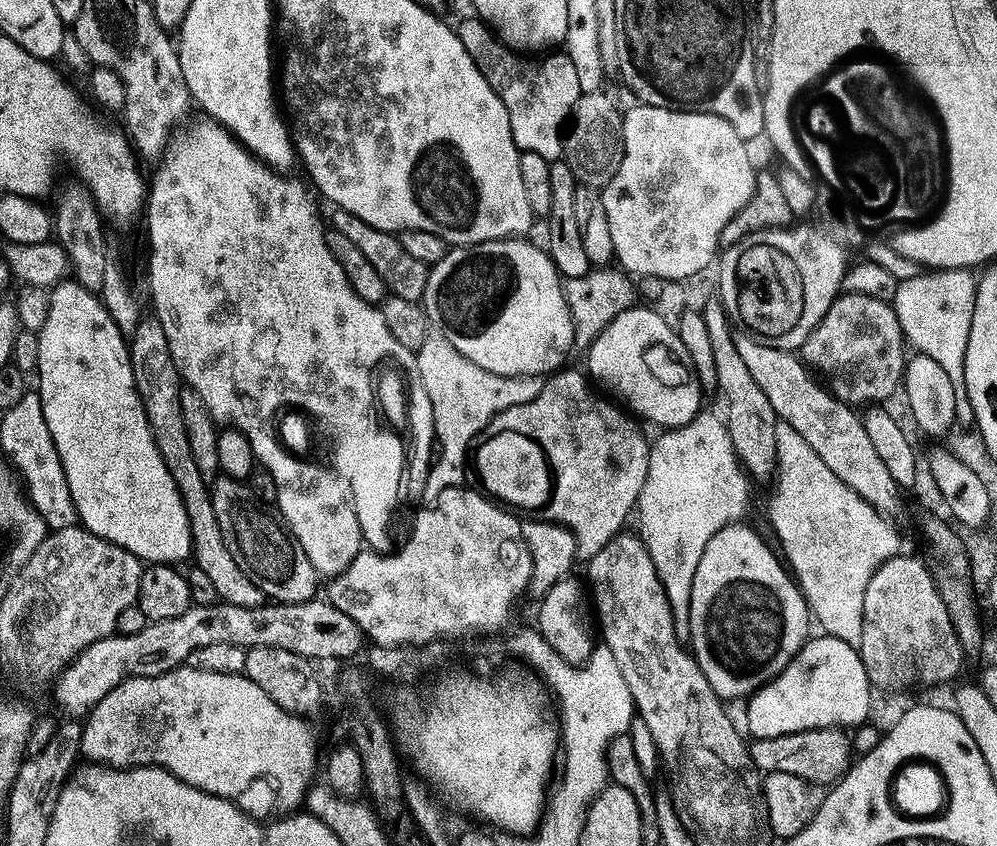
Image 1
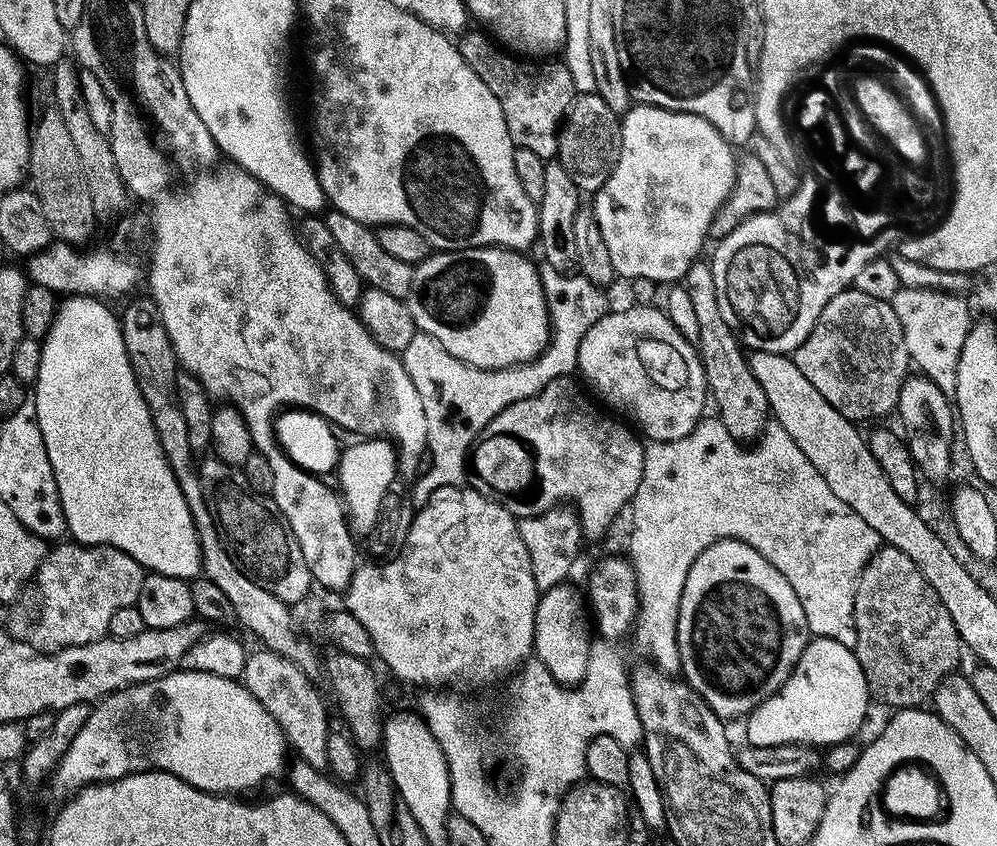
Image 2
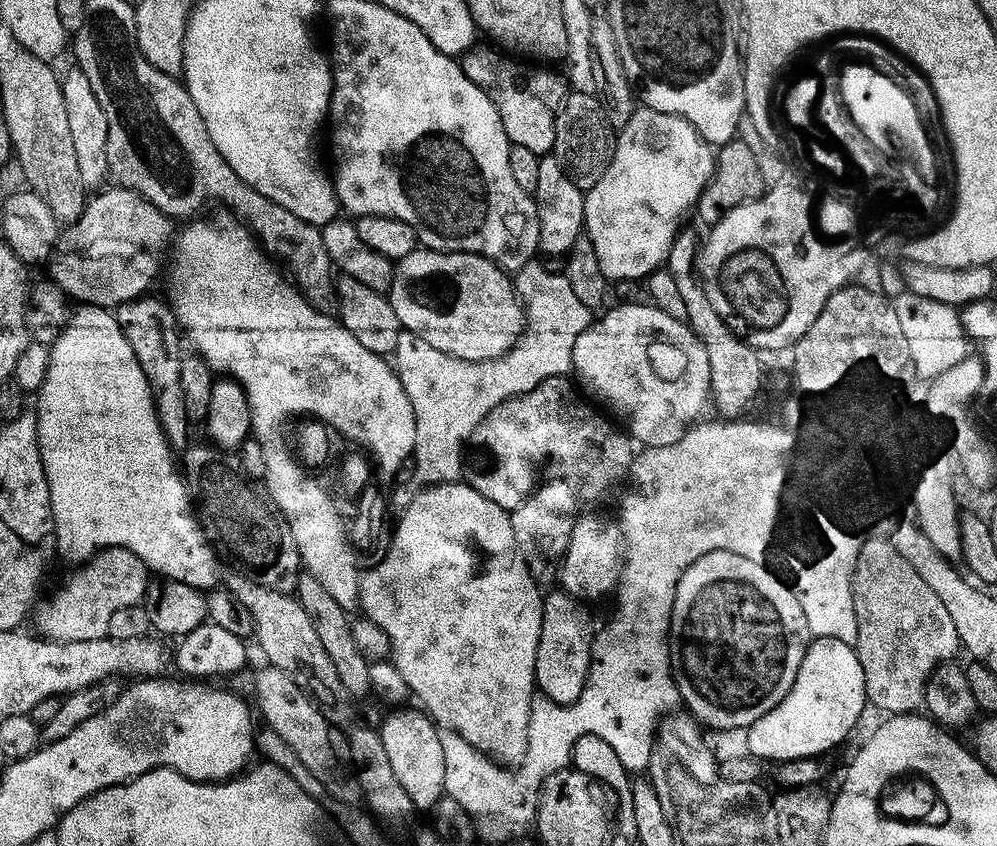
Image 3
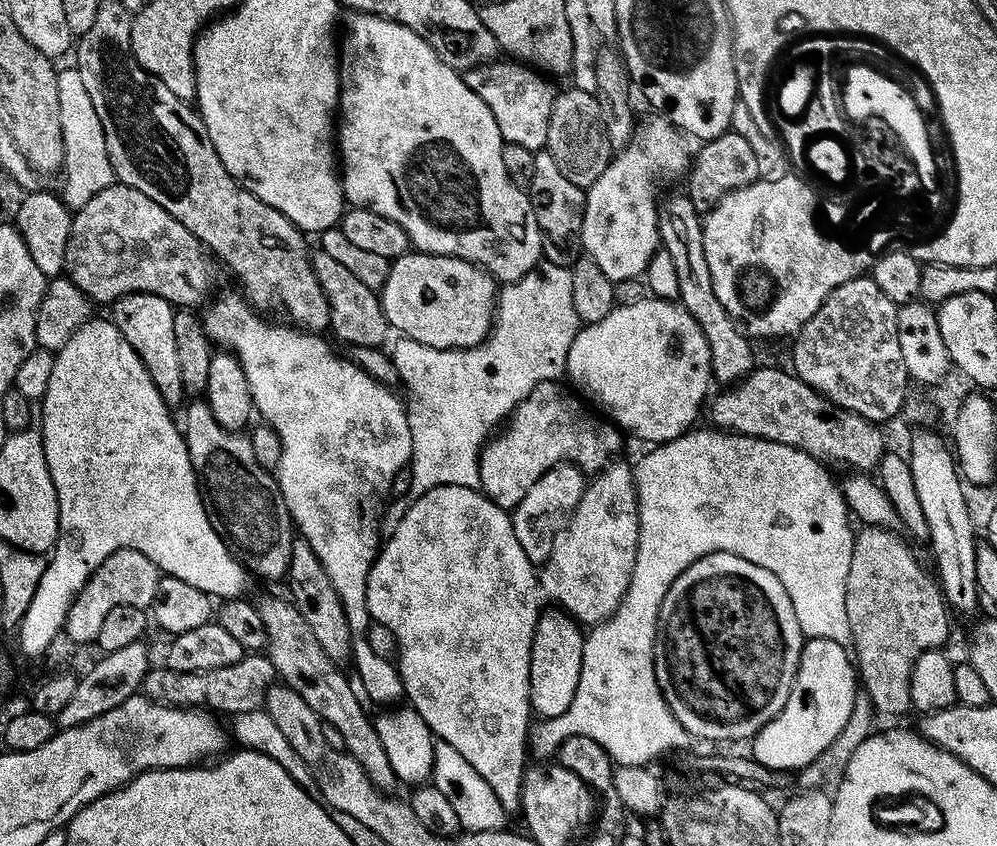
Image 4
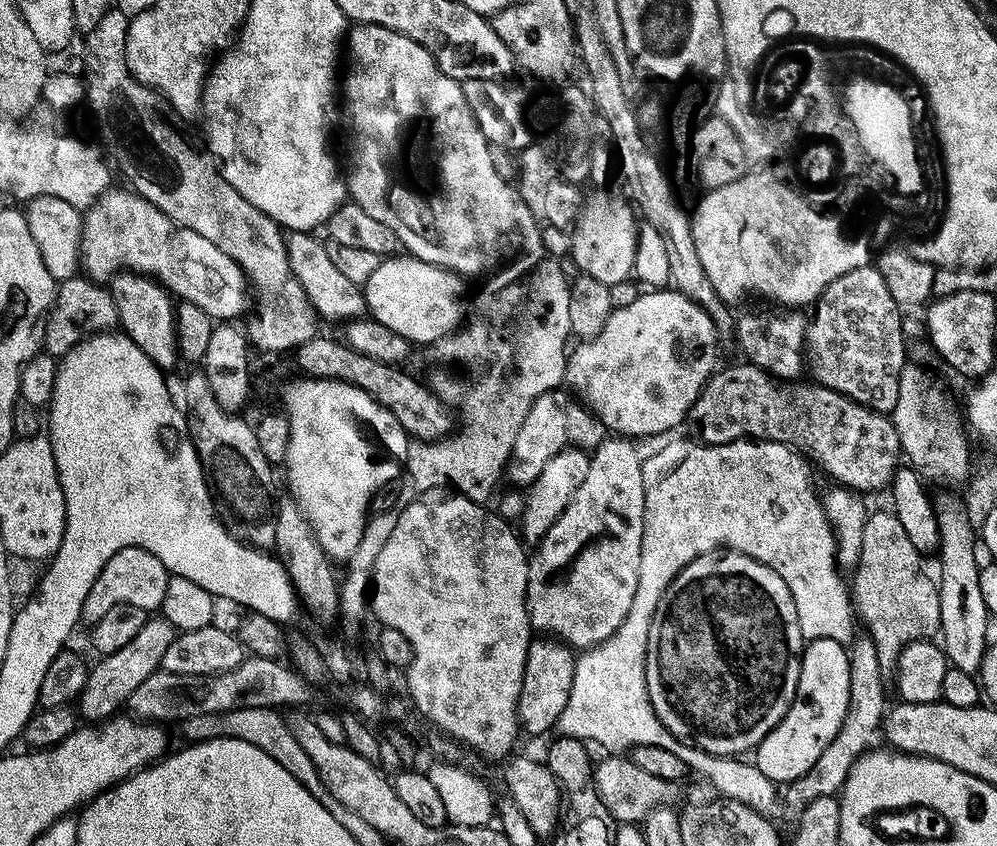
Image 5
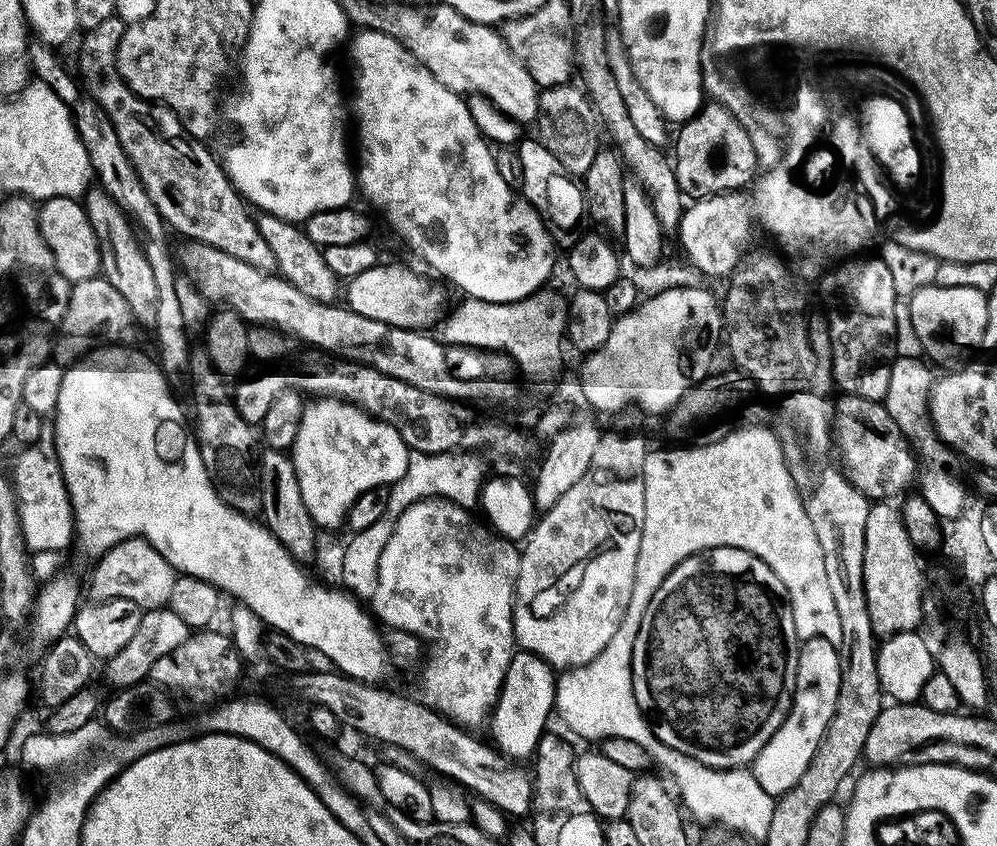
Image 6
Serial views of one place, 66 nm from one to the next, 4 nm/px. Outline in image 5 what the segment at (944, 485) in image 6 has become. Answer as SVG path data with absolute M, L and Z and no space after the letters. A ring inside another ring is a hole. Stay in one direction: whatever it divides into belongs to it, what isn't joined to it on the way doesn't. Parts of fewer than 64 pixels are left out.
M907 363L898 375L896 386L896 398L890 419L895 426L895 432L899 436L901 453L907 463L920 473L921 479L925 481L938 482L940 484L965 483L971 475L968 462L968 452L964 448L964 424L959 411L953 410L949 400L945 397L946 390L942 383L932 380L931 376L920 367Z

